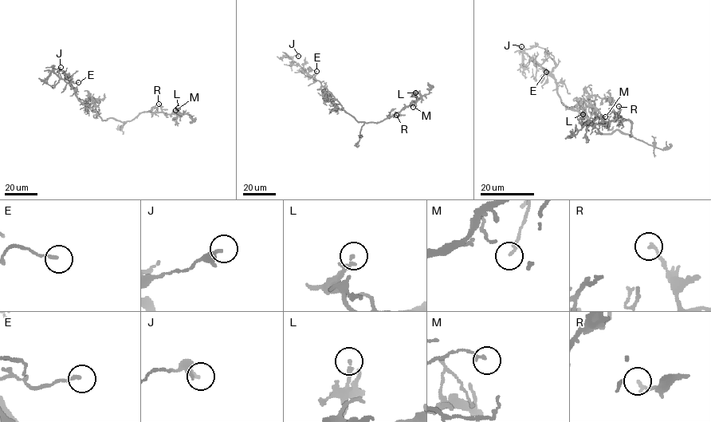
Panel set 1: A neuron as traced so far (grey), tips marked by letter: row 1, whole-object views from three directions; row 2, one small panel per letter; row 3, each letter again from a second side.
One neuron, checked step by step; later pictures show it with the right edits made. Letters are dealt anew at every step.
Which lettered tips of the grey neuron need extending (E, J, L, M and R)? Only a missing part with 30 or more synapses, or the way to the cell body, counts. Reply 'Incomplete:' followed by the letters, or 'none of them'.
Incomplete: none of them

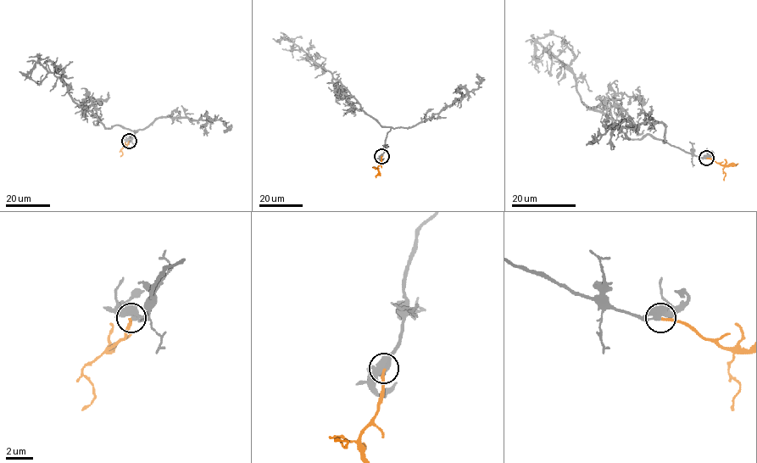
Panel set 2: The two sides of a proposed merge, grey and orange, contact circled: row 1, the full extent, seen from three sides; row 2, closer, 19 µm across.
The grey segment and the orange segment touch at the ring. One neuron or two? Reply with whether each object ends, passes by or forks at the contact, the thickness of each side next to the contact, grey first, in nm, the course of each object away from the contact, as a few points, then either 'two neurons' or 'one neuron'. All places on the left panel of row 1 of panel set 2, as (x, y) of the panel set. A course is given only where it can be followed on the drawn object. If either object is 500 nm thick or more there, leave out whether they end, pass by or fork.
grey passes by; orange ends there; 480 nm thick on the grey side, 200 nm on the other; grey runs (128, 141), (137, 131), (106, 128), (73, 100), (63, 81), (37, 63), (28, 74), (37, 81); orange runs (128, 141), (120, 149), (120, 156); one neuron

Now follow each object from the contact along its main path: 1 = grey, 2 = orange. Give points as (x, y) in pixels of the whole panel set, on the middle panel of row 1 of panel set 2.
1: (381, 155), (390, 127), (368, 115), (330, 72), (316, 64), (291, 39), (281, 39), (291, 42)
2: (381, 156), (381, 162), (377, 168), (373, 168)

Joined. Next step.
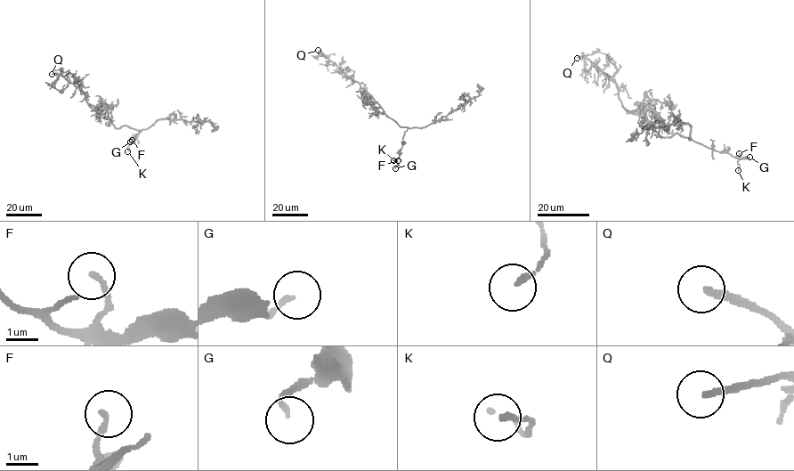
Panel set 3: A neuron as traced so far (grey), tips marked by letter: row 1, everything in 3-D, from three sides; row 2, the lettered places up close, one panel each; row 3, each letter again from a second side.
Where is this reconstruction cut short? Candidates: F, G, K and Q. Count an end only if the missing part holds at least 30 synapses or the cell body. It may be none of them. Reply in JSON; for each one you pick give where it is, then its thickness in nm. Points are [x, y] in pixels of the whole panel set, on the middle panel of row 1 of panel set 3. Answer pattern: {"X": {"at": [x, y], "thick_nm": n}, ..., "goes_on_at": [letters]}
{"Q": {"at": [318, 50], "thick_nm": 200}, "goes_on_at": ["Q"]}

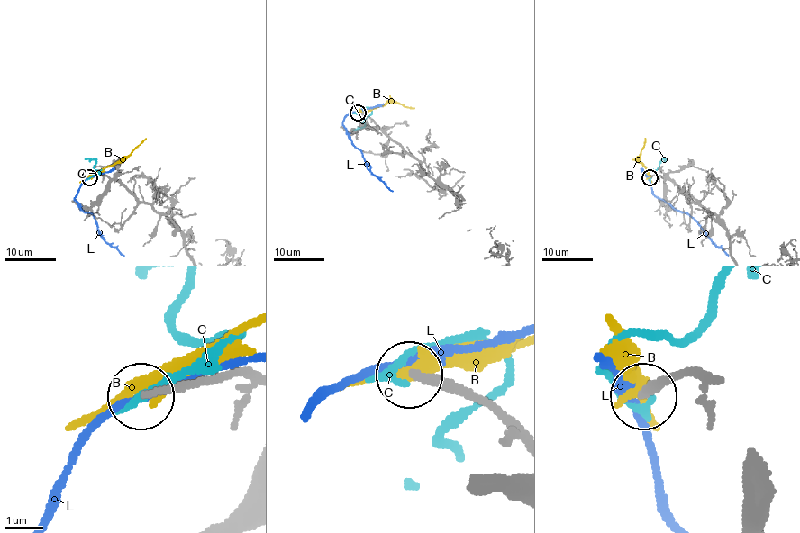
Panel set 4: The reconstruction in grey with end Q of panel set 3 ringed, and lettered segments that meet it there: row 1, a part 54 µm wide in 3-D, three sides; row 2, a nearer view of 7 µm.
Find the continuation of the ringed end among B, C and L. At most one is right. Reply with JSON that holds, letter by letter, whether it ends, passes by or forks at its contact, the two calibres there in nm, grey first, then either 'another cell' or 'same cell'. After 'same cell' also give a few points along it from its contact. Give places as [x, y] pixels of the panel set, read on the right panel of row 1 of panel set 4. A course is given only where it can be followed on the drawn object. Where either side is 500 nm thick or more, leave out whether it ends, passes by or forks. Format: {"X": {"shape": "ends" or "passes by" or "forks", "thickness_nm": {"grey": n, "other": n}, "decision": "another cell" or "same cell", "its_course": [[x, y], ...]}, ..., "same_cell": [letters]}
{"B": {"shape": "passes by", "thickness_nm": {"grey": 260, "other": 480}, "decision": "another cell"}, "C": {"shape": "ends", "thickness_nm": {"grey": 200, "other": 220}, "decision": "another cell"}, "L": {"shape": "passes by", "thickness_nm": {"grey": 220, "other": 180}, "decision": "another cell"}, "same_cell": []}

